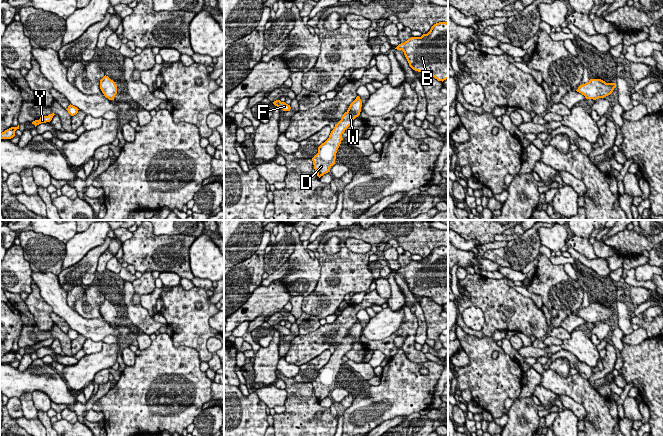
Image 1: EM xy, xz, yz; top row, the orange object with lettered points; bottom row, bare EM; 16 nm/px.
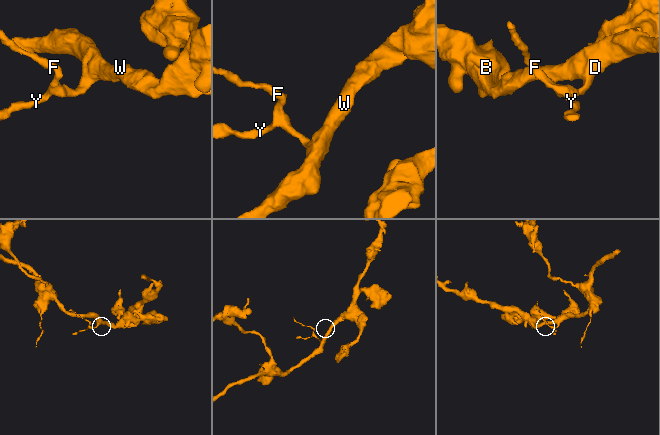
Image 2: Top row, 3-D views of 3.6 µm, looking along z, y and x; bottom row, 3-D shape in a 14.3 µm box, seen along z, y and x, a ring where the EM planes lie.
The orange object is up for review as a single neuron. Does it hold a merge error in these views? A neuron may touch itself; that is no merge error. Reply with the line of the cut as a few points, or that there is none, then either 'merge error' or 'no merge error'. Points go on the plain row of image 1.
no cut; no merge error

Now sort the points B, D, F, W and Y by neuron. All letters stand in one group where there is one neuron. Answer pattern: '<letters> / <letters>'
B D F W Y

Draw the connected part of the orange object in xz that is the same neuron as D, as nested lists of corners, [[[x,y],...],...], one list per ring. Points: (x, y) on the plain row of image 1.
[[[357,320],[343,338],[341,344],[335,348],[329,362],[318,371],[318,377],[312,382],[312,385],[319,402],[330,396],[330,392],[335,388],[336,377],[343,364],[342,358],[352,349],[353,344],[360,339],[361,331],[362,325]]]

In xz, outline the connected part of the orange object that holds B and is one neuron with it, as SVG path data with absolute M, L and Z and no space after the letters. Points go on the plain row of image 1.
M448 247L434 248L427 258L421 261L411 261L395 273L402 274L409 290L418 296L426 296L438 305L448 303Z

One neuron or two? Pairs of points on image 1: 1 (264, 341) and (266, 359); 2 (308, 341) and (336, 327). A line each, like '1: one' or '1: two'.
1: two
2: one

